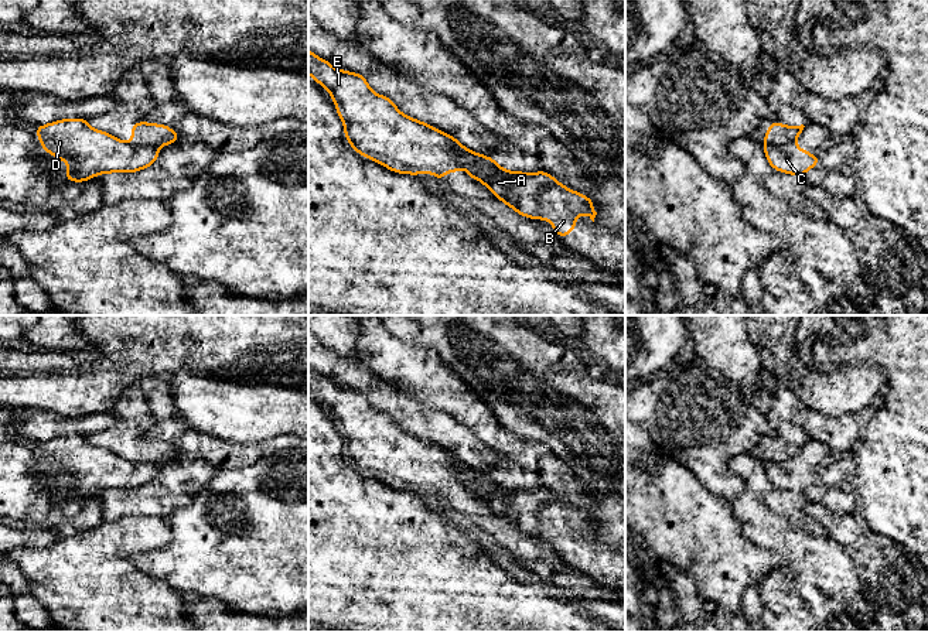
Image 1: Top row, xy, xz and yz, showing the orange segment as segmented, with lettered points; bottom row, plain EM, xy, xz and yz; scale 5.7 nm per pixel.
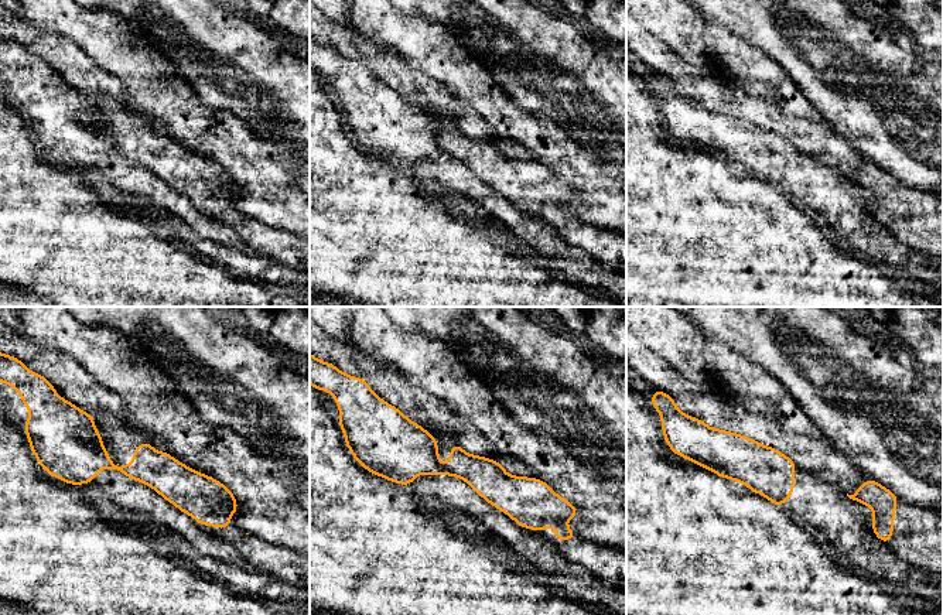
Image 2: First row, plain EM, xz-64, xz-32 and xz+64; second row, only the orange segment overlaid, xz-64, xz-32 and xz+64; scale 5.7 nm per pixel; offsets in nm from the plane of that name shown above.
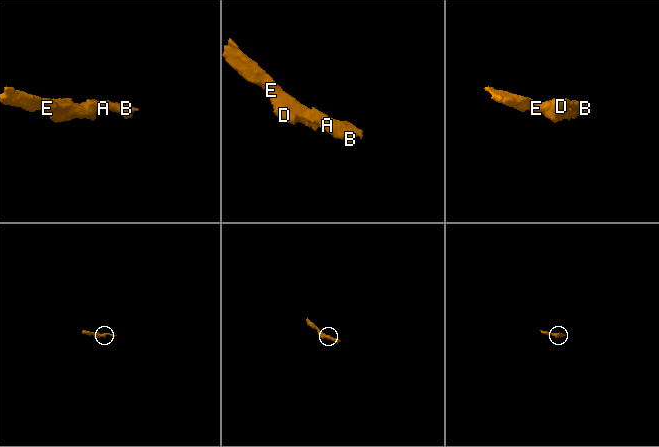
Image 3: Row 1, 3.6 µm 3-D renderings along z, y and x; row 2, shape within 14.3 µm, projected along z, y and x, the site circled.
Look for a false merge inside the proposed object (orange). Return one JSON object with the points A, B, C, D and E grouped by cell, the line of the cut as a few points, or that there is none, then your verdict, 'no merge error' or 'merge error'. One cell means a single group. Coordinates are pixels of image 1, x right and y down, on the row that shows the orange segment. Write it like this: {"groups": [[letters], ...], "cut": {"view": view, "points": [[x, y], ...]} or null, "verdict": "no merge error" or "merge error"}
{"groups": [["A", "B"], ["C", "D", "E"]], "cut": {"view": "yz", "points": [[794, 140], [785, 144], [764, 144]]}, "verdict": "merge error"}

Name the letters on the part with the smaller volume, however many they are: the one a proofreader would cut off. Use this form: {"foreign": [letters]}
{"foreign": ["A", "B"]}

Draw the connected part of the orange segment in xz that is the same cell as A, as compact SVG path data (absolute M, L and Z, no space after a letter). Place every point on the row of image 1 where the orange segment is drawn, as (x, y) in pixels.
M468 148L460 153L460 161L475 180L519 215L536 221L547 218L560 239L576 228L579 215L586 213L594 222L594 201L566 188L549 172L505 171L491 157Z

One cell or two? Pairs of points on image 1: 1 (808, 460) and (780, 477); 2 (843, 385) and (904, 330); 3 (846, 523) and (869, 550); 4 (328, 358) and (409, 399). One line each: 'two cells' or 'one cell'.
1: one cell
2: two cells
3: one cell
4: one cell

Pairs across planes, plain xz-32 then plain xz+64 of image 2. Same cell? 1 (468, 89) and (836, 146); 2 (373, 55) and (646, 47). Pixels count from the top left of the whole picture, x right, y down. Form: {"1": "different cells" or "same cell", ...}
{"1": "different cells", "2": "same cell"}

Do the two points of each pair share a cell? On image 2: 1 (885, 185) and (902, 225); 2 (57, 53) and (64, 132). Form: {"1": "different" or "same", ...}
{"1": "same", "2": "different"}

